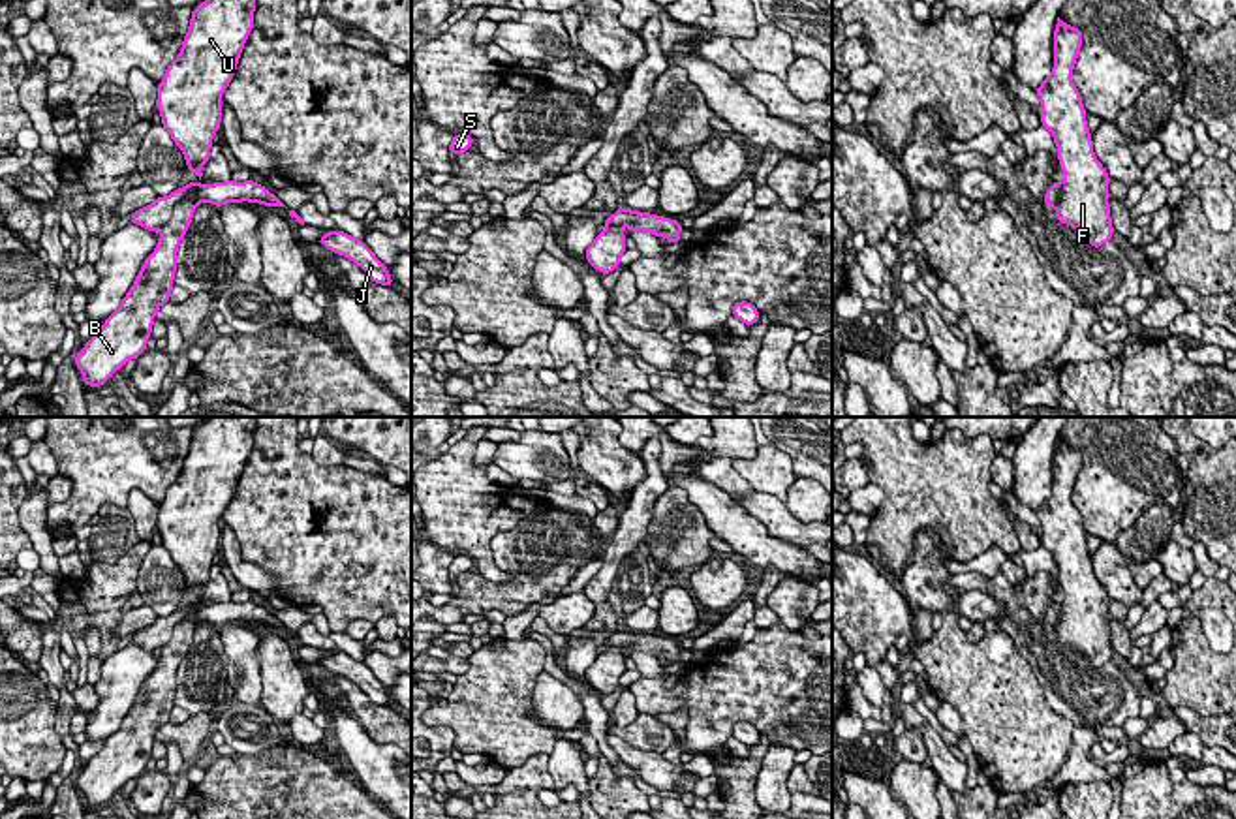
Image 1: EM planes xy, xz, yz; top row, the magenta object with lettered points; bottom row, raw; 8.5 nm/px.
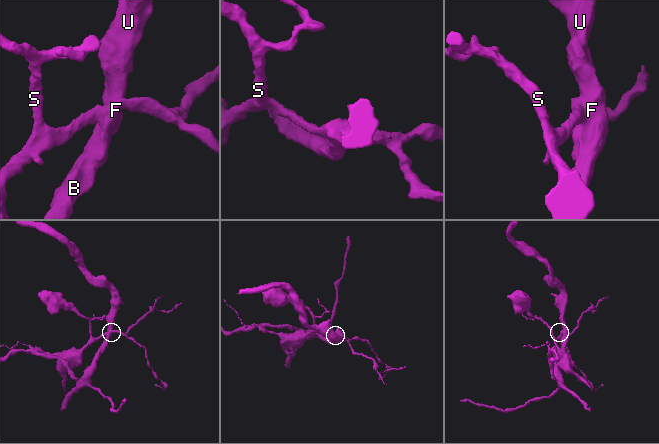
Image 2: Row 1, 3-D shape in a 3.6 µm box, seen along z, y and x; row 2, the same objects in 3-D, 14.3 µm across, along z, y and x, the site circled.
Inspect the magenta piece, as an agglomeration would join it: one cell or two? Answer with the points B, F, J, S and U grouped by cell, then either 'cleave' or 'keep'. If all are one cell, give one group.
groups B F U / J S; cleave

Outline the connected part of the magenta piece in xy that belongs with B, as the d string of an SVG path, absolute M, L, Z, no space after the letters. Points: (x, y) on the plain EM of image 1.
M197 603L188 605L188 614L175 624L171 639L160 648L156 671L145 680L135 704L103 748L75 776L86 806L105 806L130 780L137 780L150 759L156 733L169 723L177 693L177 671L186 656L197 620Z

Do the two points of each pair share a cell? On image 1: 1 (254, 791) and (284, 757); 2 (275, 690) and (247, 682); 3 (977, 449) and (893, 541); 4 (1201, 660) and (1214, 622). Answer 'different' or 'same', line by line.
1: same
2: different
3: same
4: different

